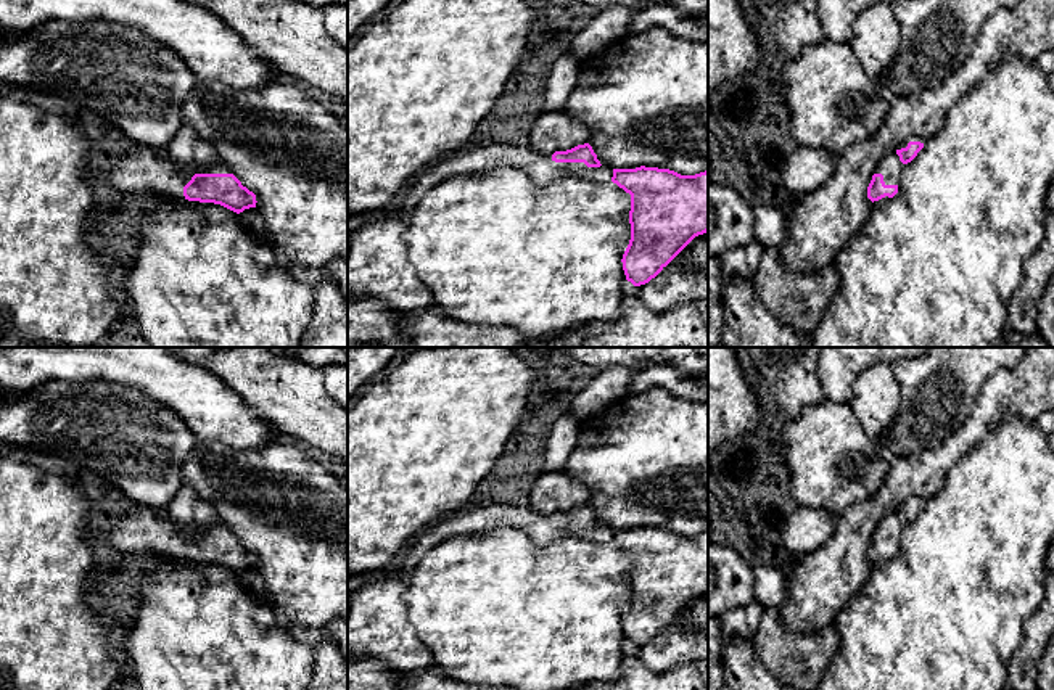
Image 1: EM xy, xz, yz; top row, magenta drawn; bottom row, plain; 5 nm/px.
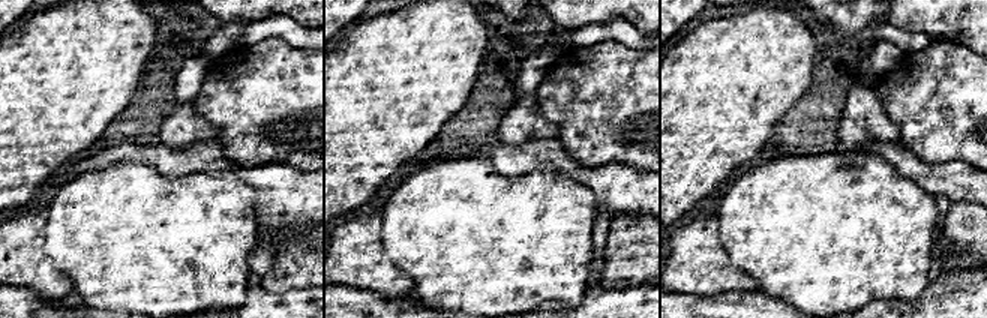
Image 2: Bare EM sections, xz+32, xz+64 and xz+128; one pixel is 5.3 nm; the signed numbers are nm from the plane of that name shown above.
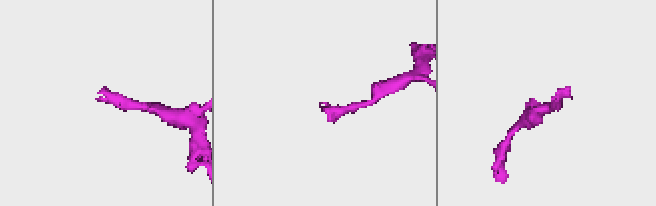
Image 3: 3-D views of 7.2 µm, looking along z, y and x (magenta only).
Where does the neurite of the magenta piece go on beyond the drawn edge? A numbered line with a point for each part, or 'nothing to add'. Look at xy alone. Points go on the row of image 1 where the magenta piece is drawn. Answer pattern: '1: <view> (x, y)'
1: xy (144, 169)

